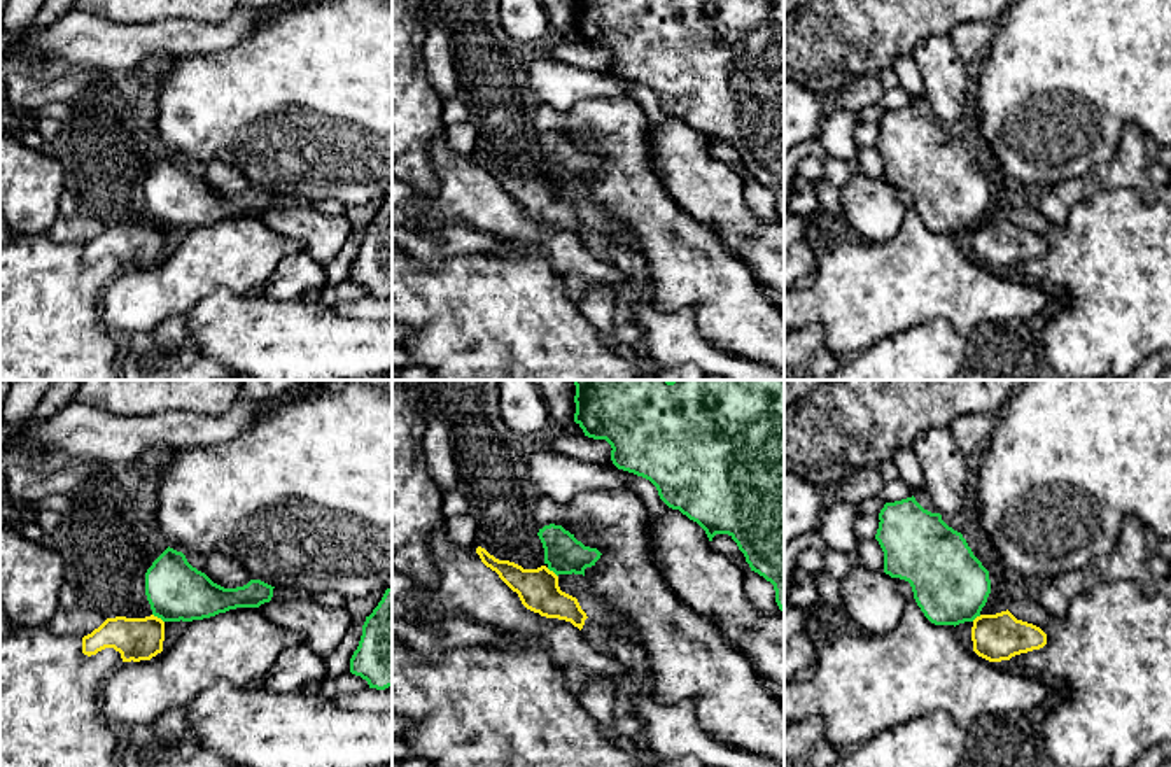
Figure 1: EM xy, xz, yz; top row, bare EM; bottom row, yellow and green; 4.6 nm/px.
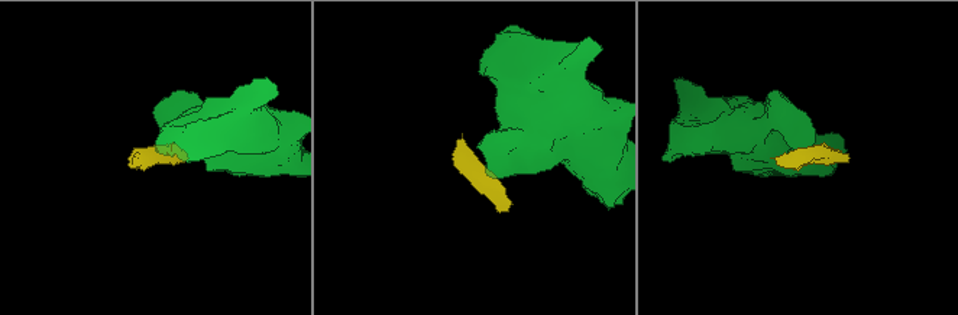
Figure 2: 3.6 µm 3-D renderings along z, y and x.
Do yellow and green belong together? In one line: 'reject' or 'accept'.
reject

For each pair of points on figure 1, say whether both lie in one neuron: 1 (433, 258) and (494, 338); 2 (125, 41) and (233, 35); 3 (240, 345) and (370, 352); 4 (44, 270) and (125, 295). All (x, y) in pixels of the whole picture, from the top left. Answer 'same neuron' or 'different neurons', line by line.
1: different neurons
2: same neuron
3: same neuron
4: different neurons

